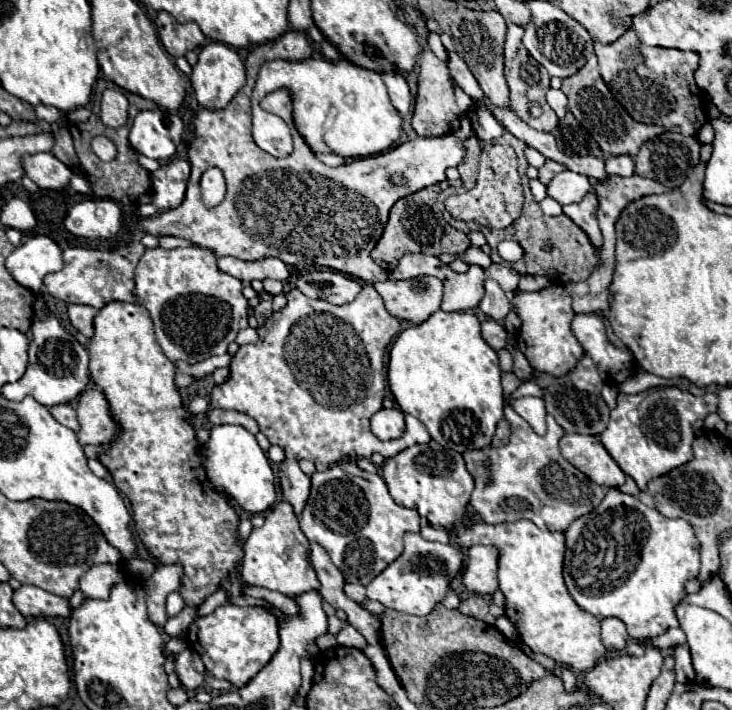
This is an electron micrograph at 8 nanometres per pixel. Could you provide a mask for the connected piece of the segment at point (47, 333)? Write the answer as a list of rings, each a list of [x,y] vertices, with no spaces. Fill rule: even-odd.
[[[45,306],[45,316],[35,318],[31,326],[31,344],[29,344],[29,366],[23,378],[13,384],[5,384],[1,388],[7,400],[23,400],[25,396],[33,396],[39,404],[51,408],[53,404],[65,404],[75,400],[89,382],[89,352],[85,346],[77,342],[77,338],[63,328],[63,324],[55,318],[55,314]]]

